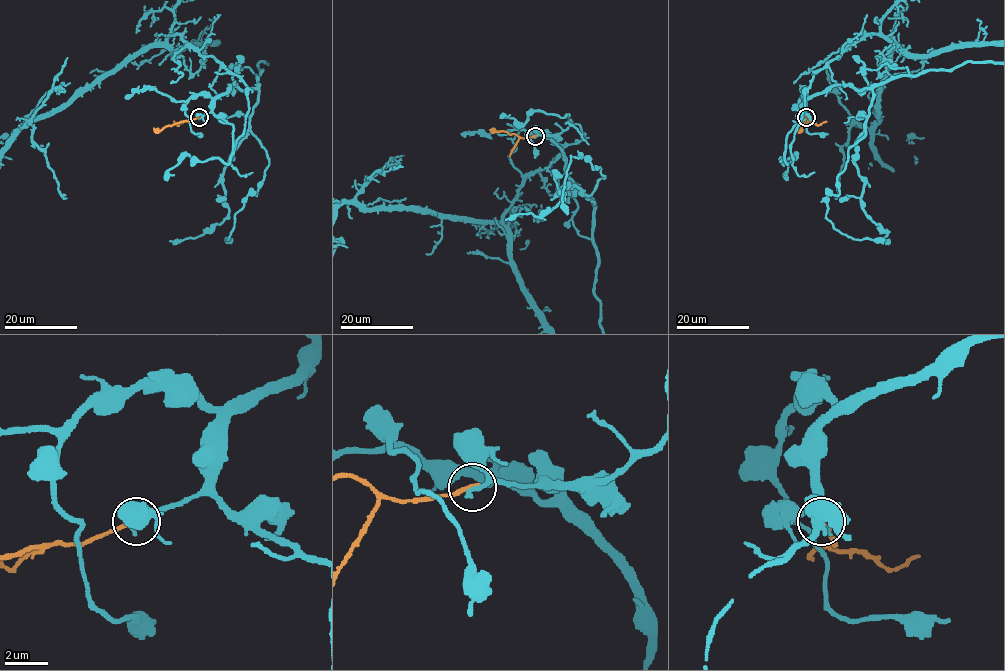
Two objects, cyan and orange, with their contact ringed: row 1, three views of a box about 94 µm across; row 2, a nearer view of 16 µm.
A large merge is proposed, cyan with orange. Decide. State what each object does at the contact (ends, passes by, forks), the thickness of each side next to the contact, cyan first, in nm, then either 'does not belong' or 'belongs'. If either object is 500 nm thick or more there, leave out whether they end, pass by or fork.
cyan passes by; orange ends there; 180 nm thick on the cyan side, 220 nm on the other; does not belong

